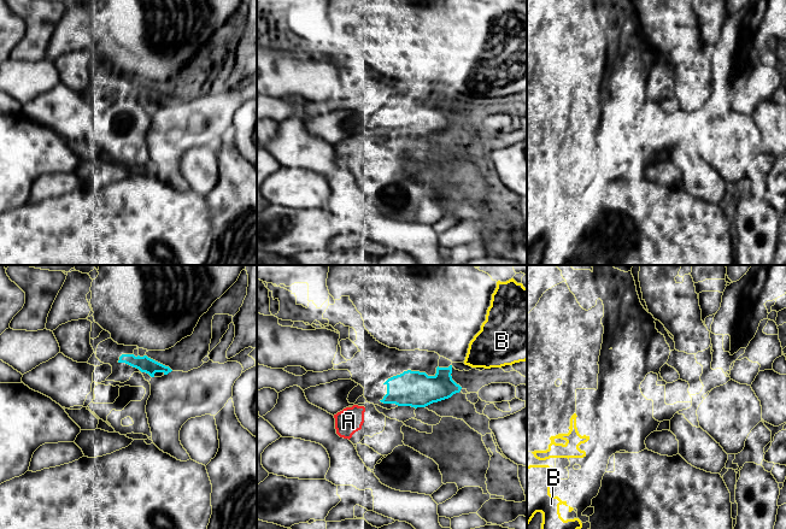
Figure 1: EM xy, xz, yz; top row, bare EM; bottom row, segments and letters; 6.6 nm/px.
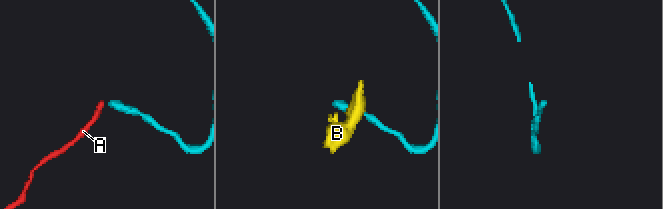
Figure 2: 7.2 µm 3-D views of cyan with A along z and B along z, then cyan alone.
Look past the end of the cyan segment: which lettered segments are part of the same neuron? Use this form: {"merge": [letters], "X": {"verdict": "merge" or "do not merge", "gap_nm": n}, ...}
{"merge": [], "A": {"verdict": "do not merge", "gap_nm": 110}, "B": {"verdict": "do not merge", "gap_nm": 90}}

